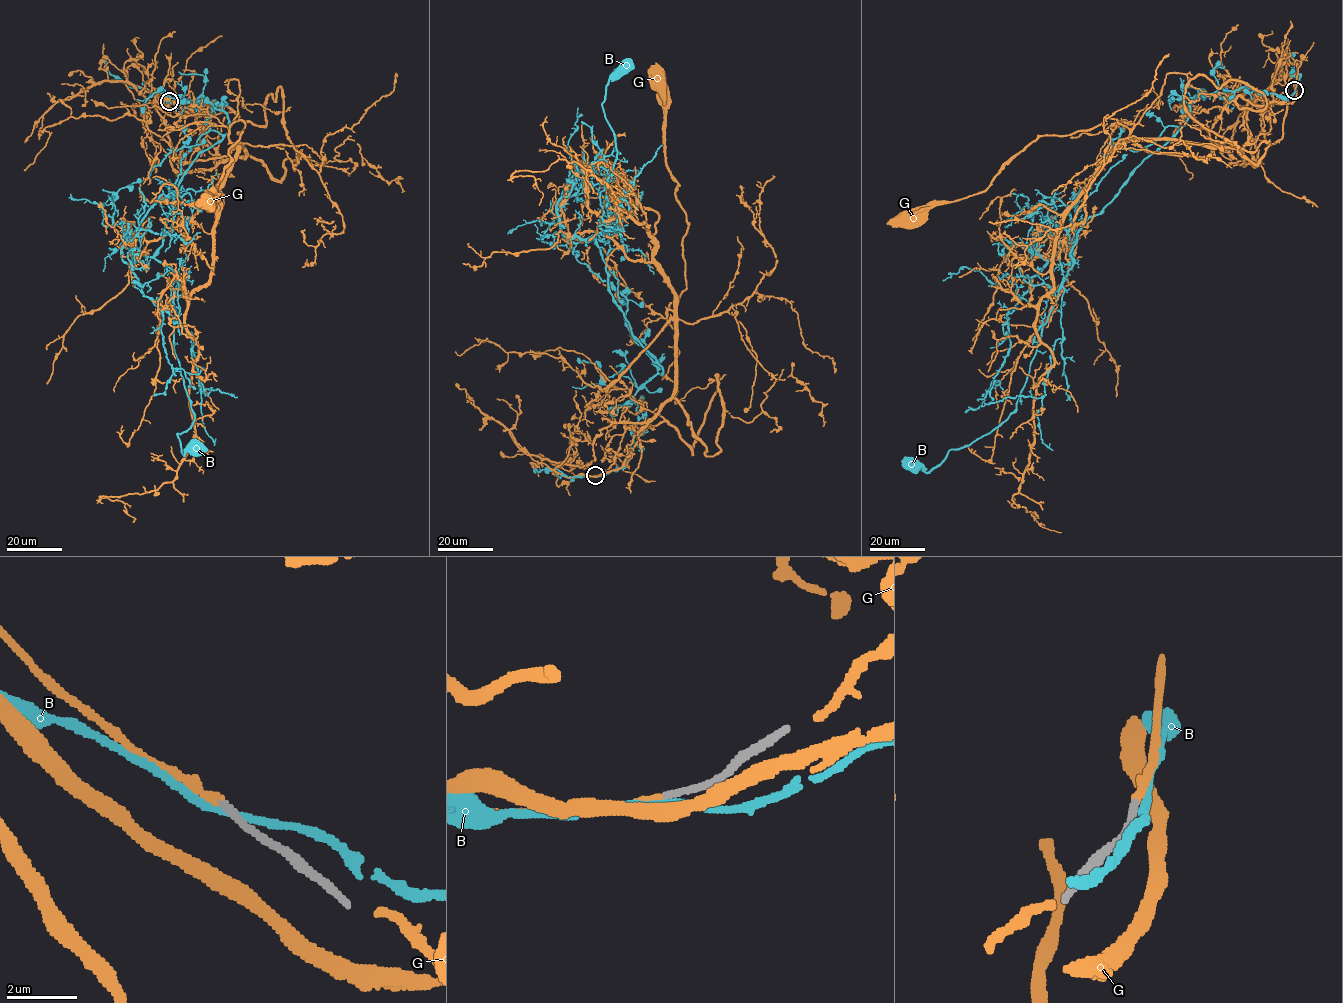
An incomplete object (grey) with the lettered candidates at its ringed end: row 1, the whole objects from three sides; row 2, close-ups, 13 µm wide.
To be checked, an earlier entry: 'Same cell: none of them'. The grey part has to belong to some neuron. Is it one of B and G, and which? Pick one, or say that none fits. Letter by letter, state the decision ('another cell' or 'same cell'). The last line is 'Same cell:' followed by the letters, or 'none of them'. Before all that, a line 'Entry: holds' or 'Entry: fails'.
Entry: fails
B: another cell
G: same cell
Same cell: G

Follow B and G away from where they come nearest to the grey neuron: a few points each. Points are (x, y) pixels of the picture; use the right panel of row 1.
B: (1295, 90), (1220, 88), (1189, 105), (1187, 122), (1077, 235), (1015, 410), (929, 471), (914, 465)
G: (1295, 90), (1304, 56), (1295, 99), (1240, 148), (1127, 140), (1106, 118), (901, 219)

